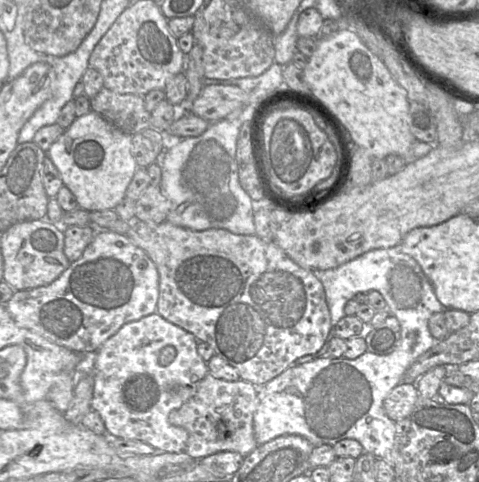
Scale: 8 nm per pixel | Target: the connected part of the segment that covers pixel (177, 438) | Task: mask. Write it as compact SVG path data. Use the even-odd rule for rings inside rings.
M157 312L123 325L110 337L96 351L92 372L94 388L91 409L100 415L106 433L109 436L145 442L156 452L185 452L188 432L182 427L172 425L168 416L195 394L198 384L209 373L207 363L198 354L197 345L198 340L192 333L167 321ZM166 346L176 349L176 357L169 365L161 366L159 355Z

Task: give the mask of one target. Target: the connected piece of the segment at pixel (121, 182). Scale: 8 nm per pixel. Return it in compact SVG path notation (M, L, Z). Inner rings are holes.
M94 111L74 122L47 150L63 184L88 212L114 210L126 197L126 189L138 168L132 153L132 135L122 132Z

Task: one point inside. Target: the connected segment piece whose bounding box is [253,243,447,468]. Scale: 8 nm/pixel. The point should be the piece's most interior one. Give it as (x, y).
(325, 400)

